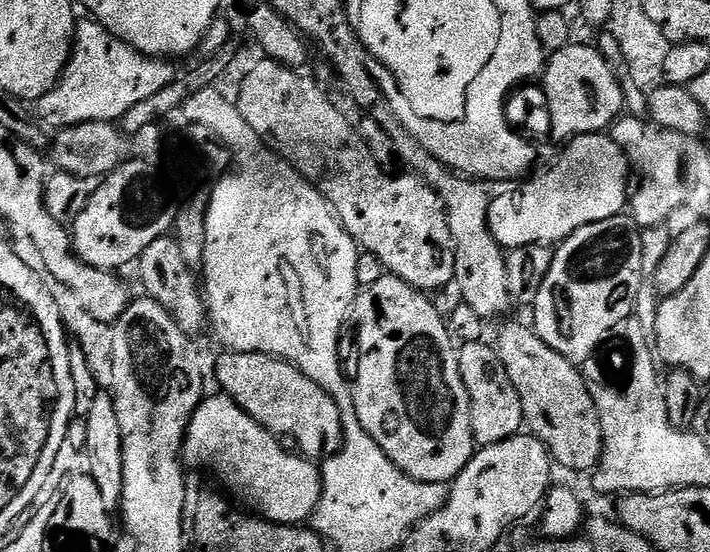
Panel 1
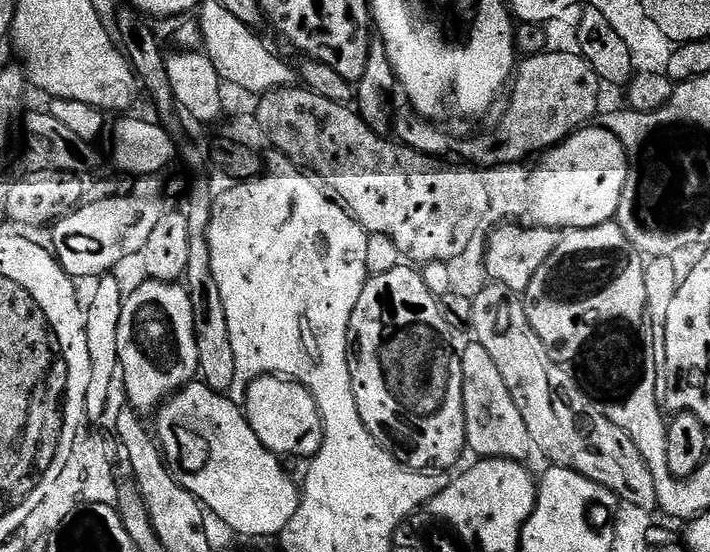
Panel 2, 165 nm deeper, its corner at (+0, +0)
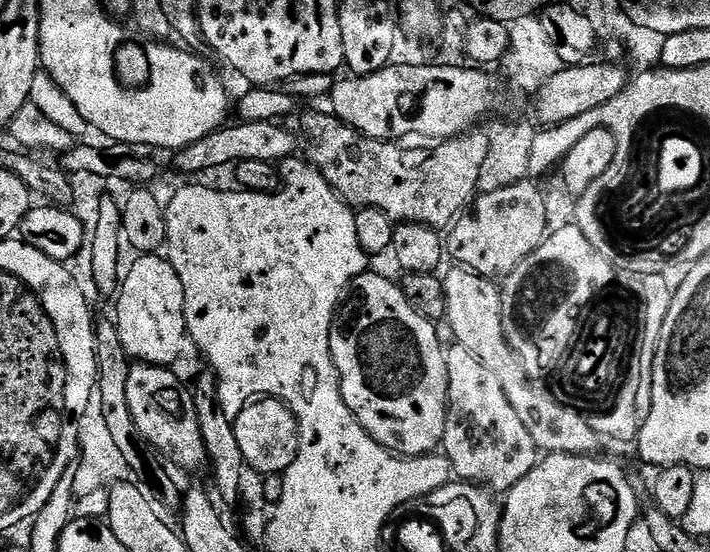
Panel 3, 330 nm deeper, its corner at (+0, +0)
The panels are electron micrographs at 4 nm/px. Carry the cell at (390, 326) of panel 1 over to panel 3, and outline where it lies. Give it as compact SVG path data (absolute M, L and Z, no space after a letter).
M369 270L353 280L350 285L350 295L343 305L342 311L332 321L330 330L330 350L332 351L332 361L336 367L336 373L340 375L340 393L346 402L346 406L358 418L358 422L378 442L387 452L397 456L411 458L414 456L427 456L435 453L444 443L444 431L446 430L446 410L448 409L448 375L446 374L446 351L445 345L440 345L440 336L436 333L437 325L431 320L422 318L410 302L406 302L404 291L400 289L399 283L394 279L387 280L384 276L379 276L375 270Z

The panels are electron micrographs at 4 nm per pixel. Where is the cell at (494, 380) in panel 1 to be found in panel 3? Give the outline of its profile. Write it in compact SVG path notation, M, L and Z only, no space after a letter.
M453 343L445 351L446 374L448 375L448 409L446 410L446 430L444 431L443 455L452 464L452 471L461 481L483 486L493 493L507 494L511 488L538 463L538 449L534 438L530 438L530 430L522 426L522 418L514 414L514 406L510 406L510 398L498 386L498 378L466 350L466 346Z

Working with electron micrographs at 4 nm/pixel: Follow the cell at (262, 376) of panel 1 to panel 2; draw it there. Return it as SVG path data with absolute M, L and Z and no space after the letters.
M260 376L246 385L242 411L258 442L277 458L304 456L311 458L320 449L320 411L301 384L282 376Z

